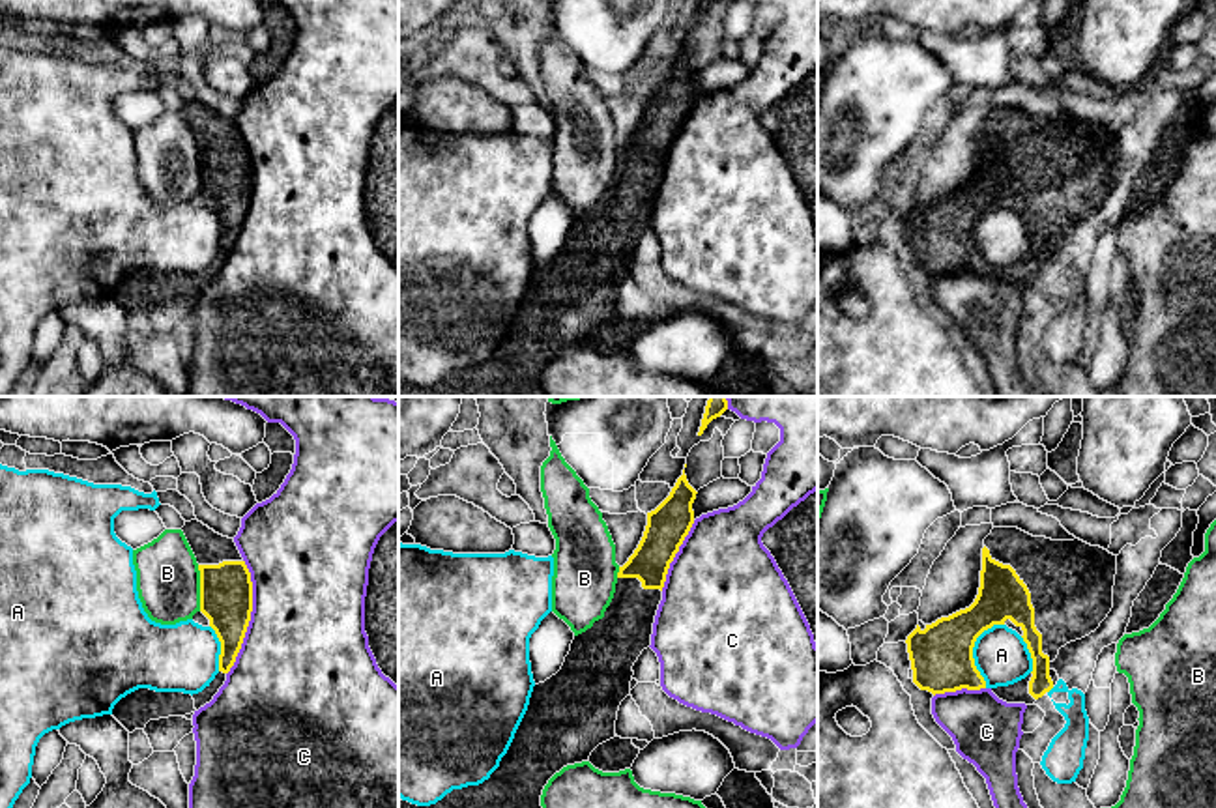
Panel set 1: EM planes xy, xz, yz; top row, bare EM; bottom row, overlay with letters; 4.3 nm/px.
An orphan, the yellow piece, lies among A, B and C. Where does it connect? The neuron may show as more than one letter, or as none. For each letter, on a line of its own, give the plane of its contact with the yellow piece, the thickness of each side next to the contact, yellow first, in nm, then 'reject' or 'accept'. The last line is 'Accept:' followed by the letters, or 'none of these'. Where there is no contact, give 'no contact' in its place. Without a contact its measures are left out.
A: contact in yz; calibres 280 and 240 nm; reject
B: contact in xy; calibres 220 and 280 nm; reject
C: contact in xy; calibres 220 and 500 nm; reject
Accept: none of these

